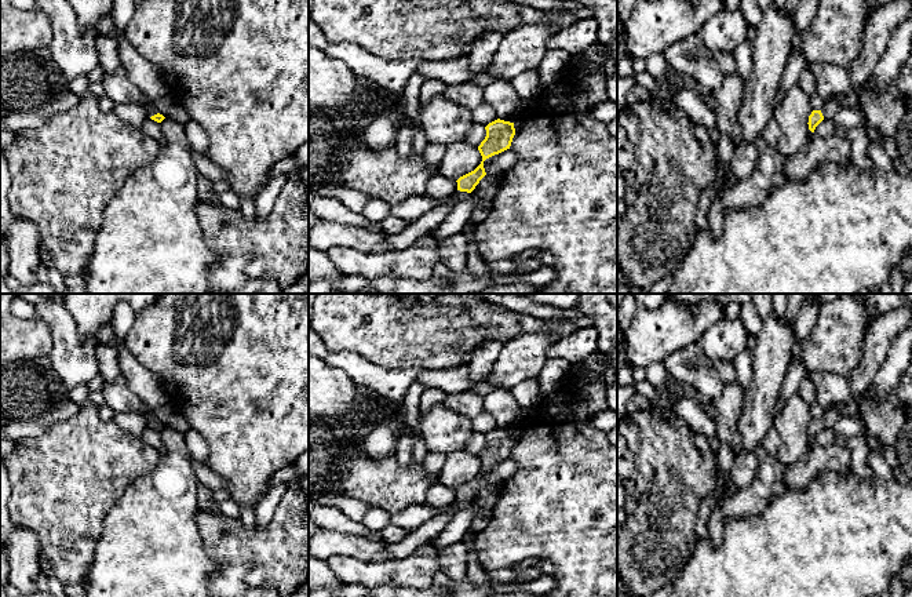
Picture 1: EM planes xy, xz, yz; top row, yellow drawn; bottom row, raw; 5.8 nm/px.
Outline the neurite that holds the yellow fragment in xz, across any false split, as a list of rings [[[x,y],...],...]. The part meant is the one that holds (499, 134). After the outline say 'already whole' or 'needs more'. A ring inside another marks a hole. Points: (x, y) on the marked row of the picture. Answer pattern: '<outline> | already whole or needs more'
[[[495,120],[486,127],[486,136],[478,146],[482,156],[481,164],[471,172],[460,176],[457,182],[457,192],[450,196],[448,201],[438,201],[438,204],[453,208],[460,201],[466,200],[470,193],[475,189],[479,181],[486,175],[484,161],[495,154],[499,154],[510,149],[512,138],[515,135],[514,123],[504,120]]] | needs more

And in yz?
[[[832,95],[829,97],[824,108],[821,110],[813,110],[809,116],[809,130],[814,132],[816,127],[824,120],[824,119],[832,119],[839,110],[842,109],[842,103],[838,97]]] | needs more

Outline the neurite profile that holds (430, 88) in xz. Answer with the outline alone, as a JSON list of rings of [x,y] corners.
[[[426,79],[426,81],[423,83],[423,85],[420,88],[420,97],[419,97],[420,109],[419,109],[417,114],[415,116],[416,128],[419,128],[422,112],[427,106],[428,101],[434,97],[444,95],[446,88],[448,88],[448,84],[441,80]]]

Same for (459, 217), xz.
[[[470,193],[470,196],[456,204],[441,225],[433,230],[433,237],[442,240],[456,233],[462,233],[479,201],[481,197],[478,194]]]

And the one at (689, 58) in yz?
[[[693,33],[665,48],[663,52],[674,77],[692,80],[708,91],[716,91],[725,74],[714,52]]]

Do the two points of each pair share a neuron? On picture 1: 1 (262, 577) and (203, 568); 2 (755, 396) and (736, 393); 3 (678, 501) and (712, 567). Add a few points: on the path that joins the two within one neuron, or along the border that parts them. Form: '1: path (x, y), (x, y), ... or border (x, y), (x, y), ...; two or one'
1: border (203, 541), (203, 549), (218, 565), (208, 582); two
2: border (745, 392), (745, 400), (736, 426); two
3: border (697, 539), (692, 557), (682, 568); two

